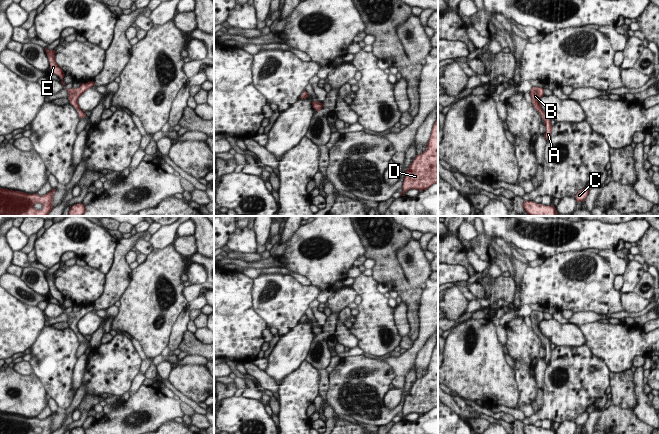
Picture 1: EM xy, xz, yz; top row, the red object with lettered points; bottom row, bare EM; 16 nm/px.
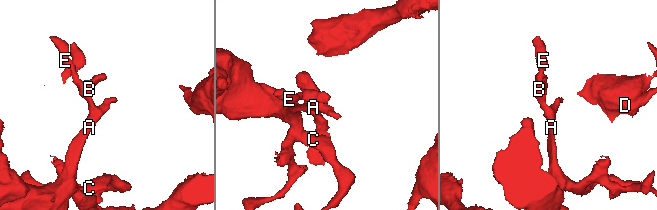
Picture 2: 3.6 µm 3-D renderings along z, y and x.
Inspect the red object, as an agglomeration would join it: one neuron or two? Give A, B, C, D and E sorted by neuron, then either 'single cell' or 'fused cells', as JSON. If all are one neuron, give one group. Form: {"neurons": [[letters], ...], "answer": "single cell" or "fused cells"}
{"neurons": [["A", "B", "C", "D", "E"]], "answer": "single cell"}

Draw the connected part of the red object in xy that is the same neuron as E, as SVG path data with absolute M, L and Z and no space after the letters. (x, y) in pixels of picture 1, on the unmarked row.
M46 272L45 274L47 277L47 281L50 285L50 293L52 297L58 299L62 303L61 307L65 310L66 308L63 306L63 302L65 298L63 294L61 293L61 291L55 285L55 274L48 274Z

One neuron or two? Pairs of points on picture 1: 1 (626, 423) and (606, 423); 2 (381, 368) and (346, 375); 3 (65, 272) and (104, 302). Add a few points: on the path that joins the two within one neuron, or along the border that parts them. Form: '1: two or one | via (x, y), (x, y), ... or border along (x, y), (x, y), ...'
1: one | via (621, 423), (611, 423)
2: one | via (372, 372), (355, 373)
3: two | border along (106, 276), (105, 291), (92, 304)

